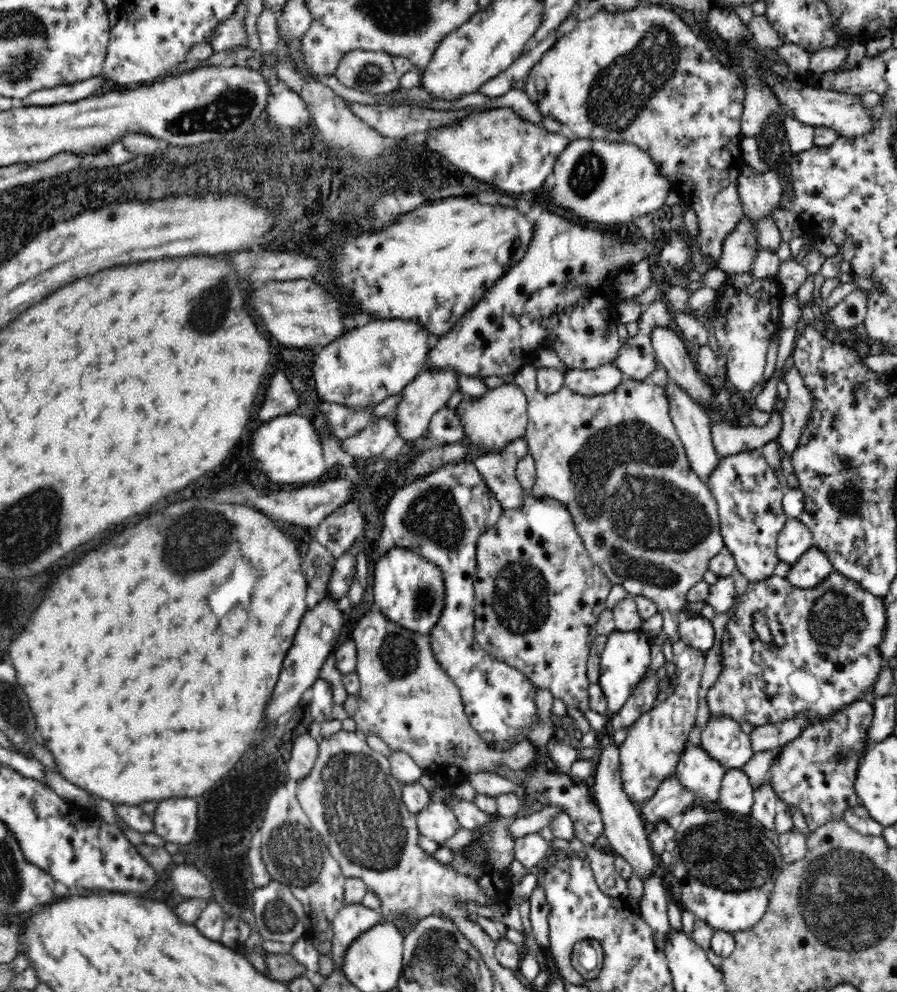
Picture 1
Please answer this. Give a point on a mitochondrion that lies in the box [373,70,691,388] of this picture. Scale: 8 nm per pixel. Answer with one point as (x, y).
(586, 176)

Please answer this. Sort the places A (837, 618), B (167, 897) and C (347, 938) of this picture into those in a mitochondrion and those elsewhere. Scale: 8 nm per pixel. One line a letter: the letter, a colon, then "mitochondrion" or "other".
A: mitochondrion
B: other
C: other

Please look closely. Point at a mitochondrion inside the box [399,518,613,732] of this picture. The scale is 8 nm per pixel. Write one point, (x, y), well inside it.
(521, 600)

